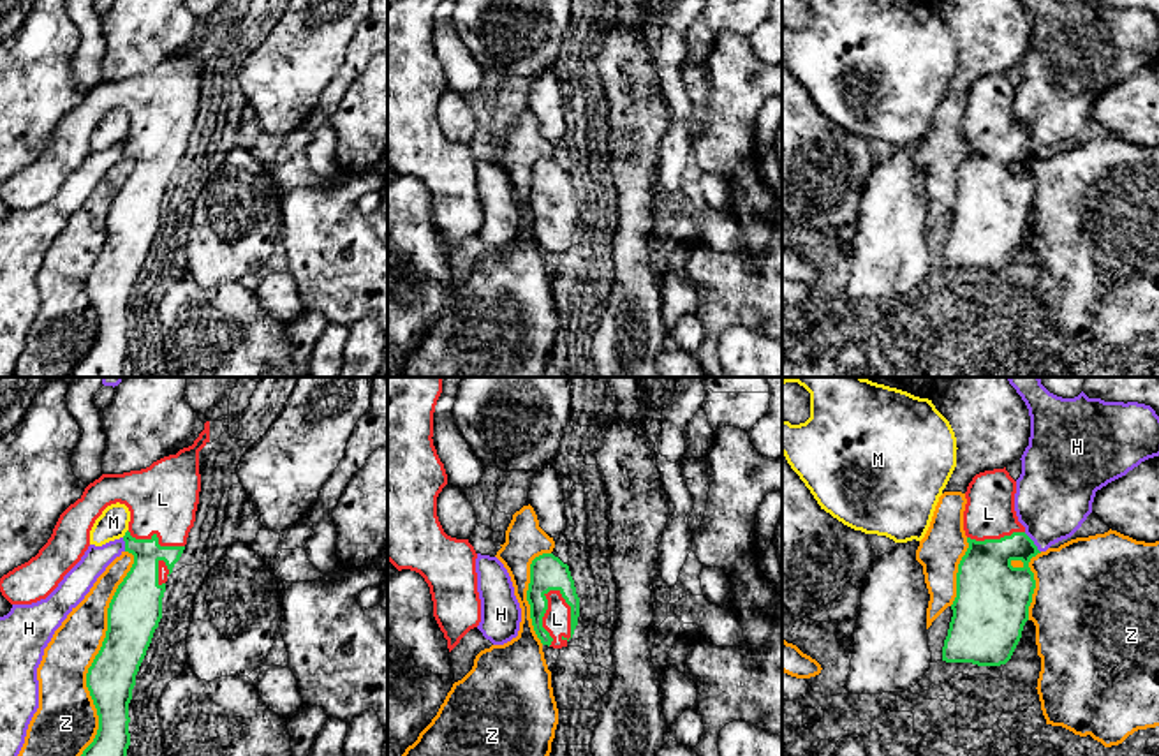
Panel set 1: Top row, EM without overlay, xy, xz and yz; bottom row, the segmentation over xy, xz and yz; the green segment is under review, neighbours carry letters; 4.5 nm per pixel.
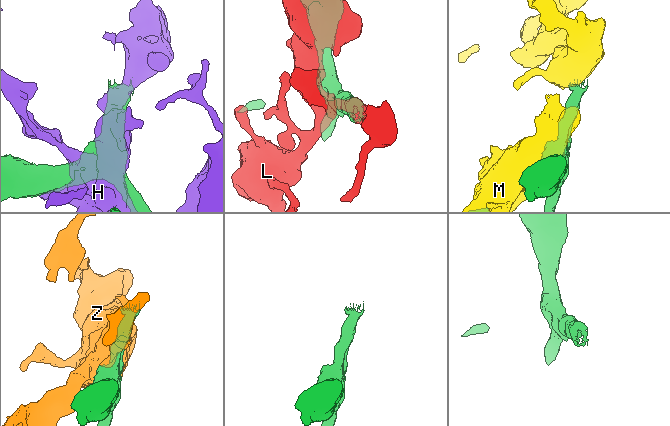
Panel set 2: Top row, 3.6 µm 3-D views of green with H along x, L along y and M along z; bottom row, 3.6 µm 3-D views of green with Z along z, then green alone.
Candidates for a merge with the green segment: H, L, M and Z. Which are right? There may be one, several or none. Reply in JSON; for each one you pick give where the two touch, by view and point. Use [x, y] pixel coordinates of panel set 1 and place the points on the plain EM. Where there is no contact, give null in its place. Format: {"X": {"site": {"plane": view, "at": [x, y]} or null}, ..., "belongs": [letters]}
{"L": {"site": {"plane": "xz", "at": [545, 217]}}, "belongs": ["L"]}

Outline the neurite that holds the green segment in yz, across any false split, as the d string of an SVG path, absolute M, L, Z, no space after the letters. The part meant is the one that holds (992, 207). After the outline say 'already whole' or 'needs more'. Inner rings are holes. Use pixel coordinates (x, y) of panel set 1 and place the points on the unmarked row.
M1004 74L979 78L965 97L969 153L958 169L942 266L1006 270L1029 226L1036 194L1029 173L1041 159L1015 116L1016 86Z; needs more

